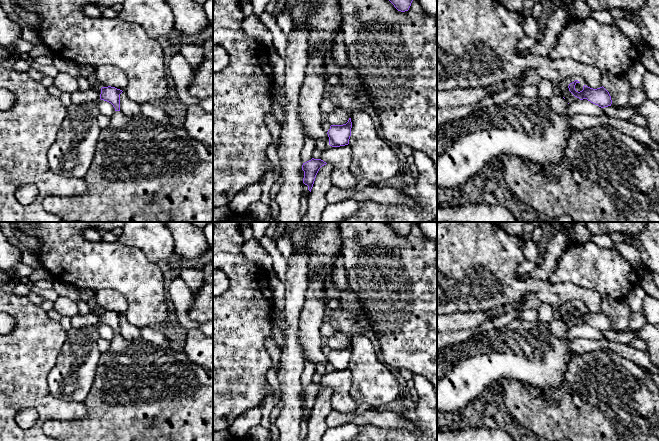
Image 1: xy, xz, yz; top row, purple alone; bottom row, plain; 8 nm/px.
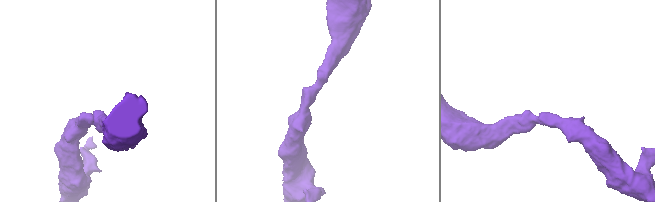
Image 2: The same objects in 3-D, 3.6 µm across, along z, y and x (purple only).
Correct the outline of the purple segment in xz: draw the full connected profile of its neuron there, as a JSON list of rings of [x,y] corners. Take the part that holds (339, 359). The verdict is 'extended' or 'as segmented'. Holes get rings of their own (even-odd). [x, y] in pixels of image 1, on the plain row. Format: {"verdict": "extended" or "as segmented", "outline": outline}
{"verdict": "as segmented", "outline": [[[349,342],[348,346],[343,349],[331,349],[327,358],[329,361],[329,369],[332,371],[340,371],[349,368],[351,360],[352,346]]]}

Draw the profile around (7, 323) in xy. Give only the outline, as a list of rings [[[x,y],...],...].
[[[0,312],[0,334],[8,334],[14,328],[14,318],[6,312]]]

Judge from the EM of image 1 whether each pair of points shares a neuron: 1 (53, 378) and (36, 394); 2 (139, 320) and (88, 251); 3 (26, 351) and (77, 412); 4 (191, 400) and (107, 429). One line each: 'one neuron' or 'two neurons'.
1: two neurons
2: one neuron
3: one neuron
4: one neuron

